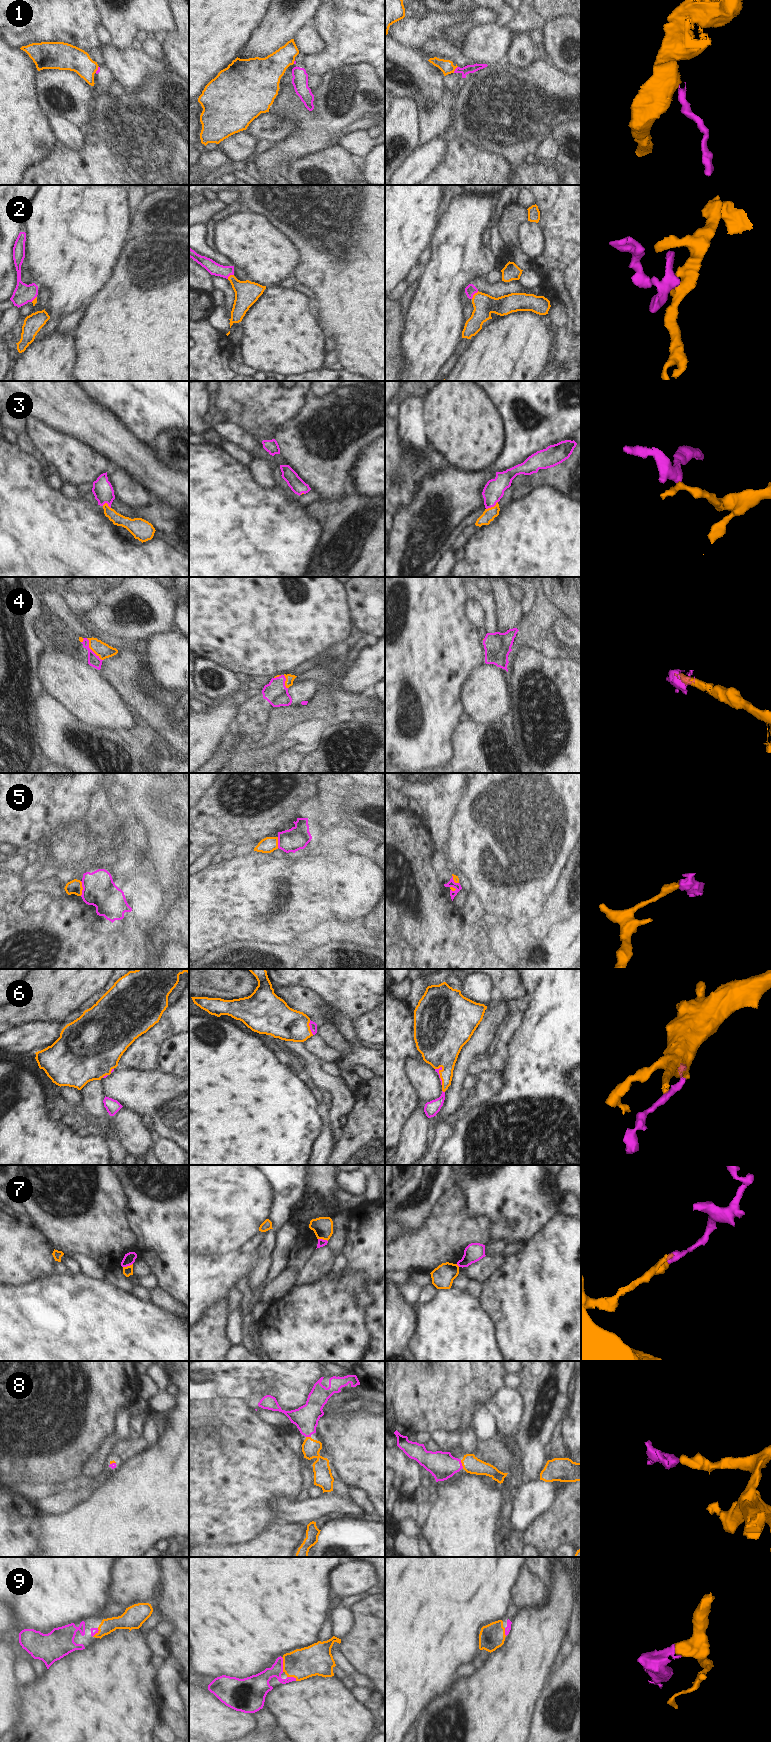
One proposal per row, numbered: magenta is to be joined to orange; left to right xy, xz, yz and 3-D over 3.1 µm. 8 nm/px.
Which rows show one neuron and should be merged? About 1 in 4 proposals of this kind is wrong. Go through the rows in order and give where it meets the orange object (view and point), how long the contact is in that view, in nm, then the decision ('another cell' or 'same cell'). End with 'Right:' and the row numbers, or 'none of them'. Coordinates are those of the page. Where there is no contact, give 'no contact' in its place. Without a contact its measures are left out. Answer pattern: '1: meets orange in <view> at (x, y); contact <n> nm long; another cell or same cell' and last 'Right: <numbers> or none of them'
1: meets orange in yz at (455, 68); contact 70 nm long; another cell
2: meets orange in yz at (474, 294); contact 90 nm long; same cell
3: meets orange in yz at (492, 507); contact 120 nm long; same cell
4: meets orange in xy at (91, 649); contact 220 nm long; same cell
5: meets orange in xy at (82, 888); contact 120 nm long; another cell
6: meets orange in xz at (309, 1027); contact 120 nm long; same cell
7: meets orange in xy at (127, 1266); contact 90 nm long; another cell
8: meets orange in yz at (462, 1464); contact 70 nm long; same cell
9: meets orange in xz at (283, 1664); contact 120 nm long; same cell
Right: 2, 3, 4, 6, 8, 9

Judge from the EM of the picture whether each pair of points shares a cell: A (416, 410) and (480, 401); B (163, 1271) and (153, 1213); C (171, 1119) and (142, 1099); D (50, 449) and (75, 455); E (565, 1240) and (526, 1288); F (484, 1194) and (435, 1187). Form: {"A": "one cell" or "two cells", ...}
{"A": "two cells", "B": "one cell", "C": "one cell", "D": "one cell", "E": "one cell", "F": "two cells"}

